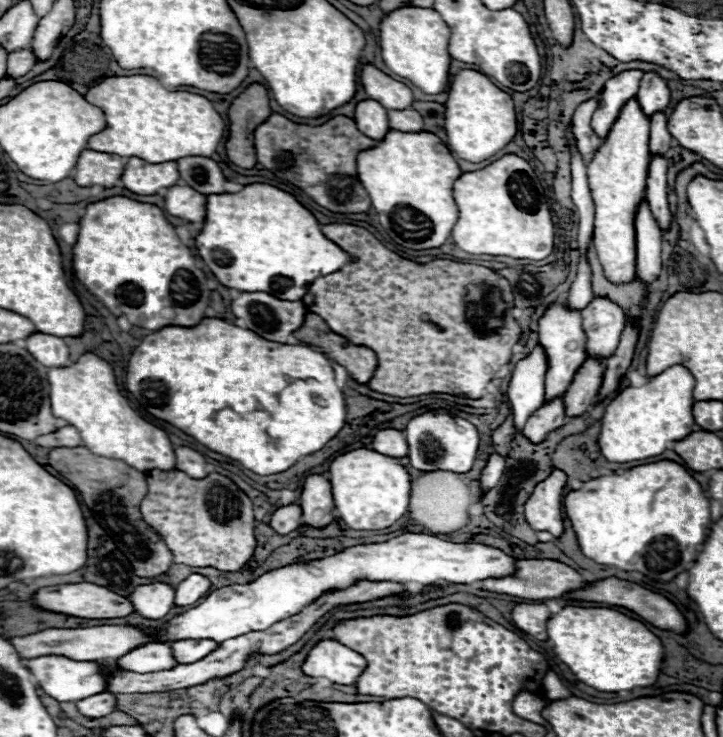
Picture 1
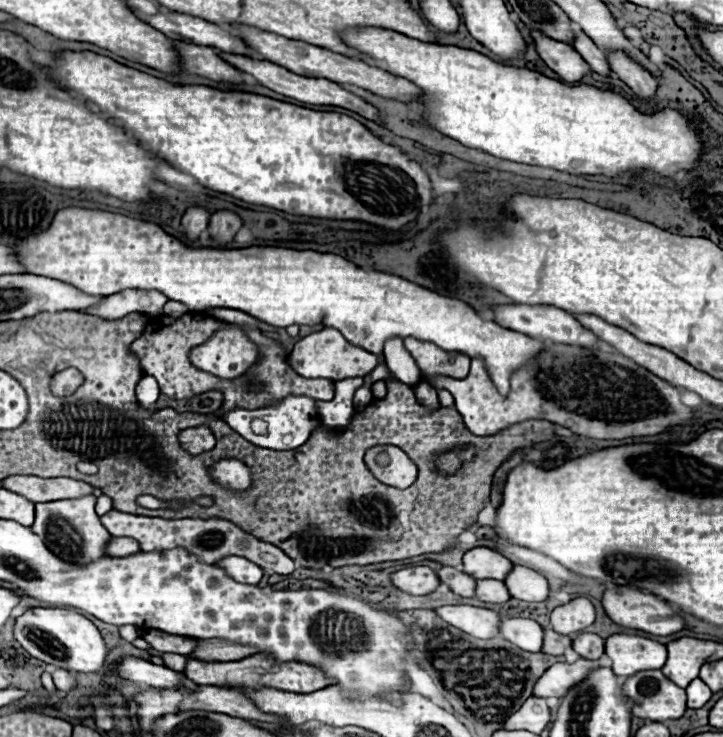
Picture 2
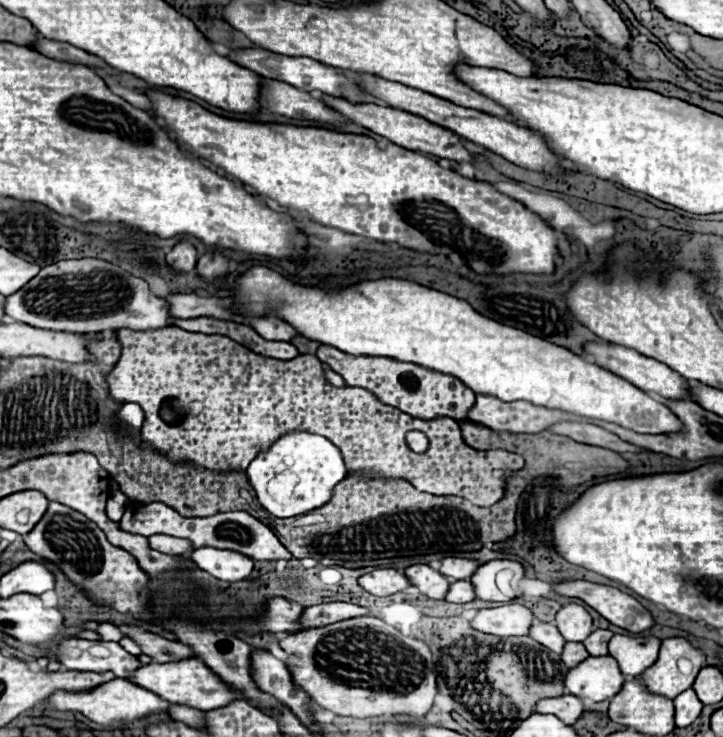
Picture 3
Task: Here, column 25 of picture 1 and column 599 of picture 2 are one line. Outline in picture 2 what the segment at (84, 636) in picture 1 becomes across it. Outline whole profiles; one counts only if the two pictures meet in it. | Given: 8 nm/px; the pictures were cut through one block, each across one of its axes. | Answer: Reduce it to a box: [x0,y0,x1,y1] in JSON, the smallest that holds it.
[572,634,604,660]

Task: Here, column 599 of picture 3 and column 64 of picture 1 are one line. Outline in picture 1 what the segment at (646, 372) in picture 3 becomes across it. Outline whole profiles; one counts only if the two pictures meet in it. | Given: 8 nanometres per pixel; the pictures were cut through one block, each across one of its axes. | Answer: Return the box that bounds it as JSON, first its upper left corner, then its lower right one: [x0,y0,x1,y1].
[26,332,70,368]

